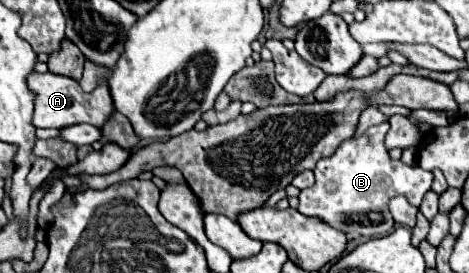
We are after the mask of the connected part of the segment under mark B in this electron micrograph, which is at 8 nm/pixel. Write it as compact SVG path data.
M385 121L367 129L359 139L343 141L331 157L323 157L315 167L315 185L303 189L299 195L299 211L309 217L321 217L331 227L349 235L357 233L373 237L391 233L395 221L391 219L387 201L395 195L405 195L411 205L419 207L423 195L431 189L433 173L389 159L383 145L387 131L389 123Z

